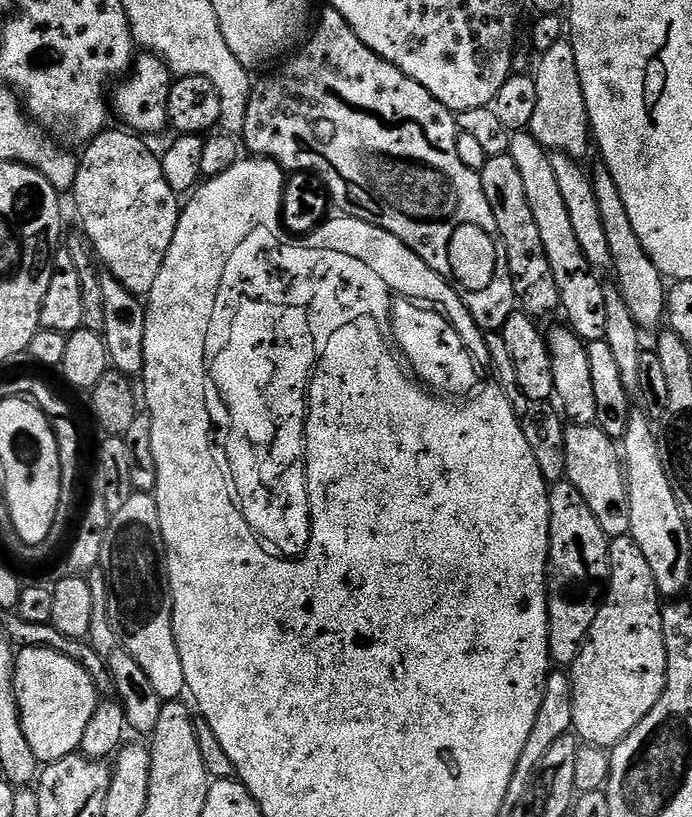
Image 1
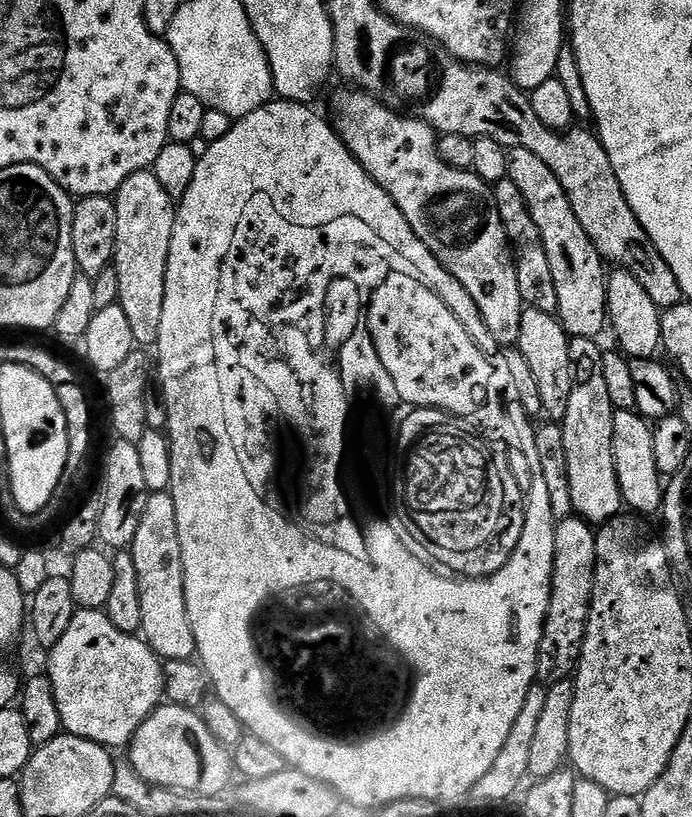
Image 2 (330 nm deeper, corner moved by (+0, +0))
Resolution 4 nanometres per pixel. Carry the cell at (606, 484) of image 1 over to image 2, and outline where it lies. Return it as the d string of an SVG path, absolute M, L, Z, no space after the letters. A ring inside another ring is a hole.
M586 338L571 341L570 358L579 376L573 383L562 417L573 513L593 526L603 526L617 519L621 515L620 508L625 507L614 466L614 414L618 409L610 398L610 386L606 386L605 353L600 352L598 345L596 340Z

